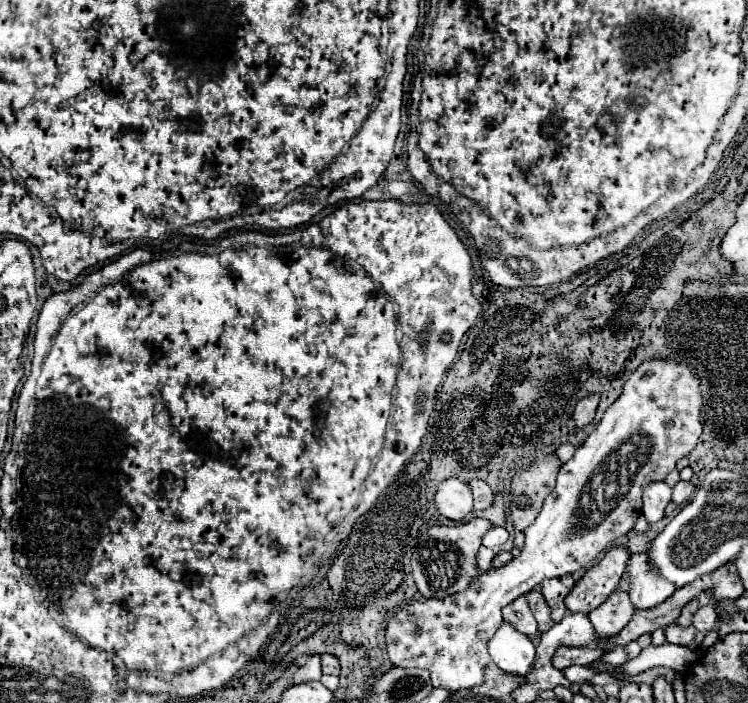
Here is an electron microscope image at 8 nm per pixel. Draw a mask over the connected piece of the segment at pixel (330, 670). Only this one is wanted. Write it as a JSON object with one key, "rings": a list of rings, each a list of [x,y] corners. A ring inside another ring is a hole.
{"rings":[[[322,655],[322,671],[326,675],[340,675],[340,661],[334,655]]]}

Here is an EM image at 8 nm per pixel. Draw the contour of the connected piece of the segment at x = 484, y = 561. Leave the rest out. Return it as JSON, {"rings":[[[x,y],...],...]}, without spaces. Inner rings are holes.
{"rings":[[[482,547],[480,551],[478,551],[478,567],[482,567],[482,571],[486,571],[490,565],[492,565],[492,559],[496,557],[496,553],[492,551],[492,549],[488,549],[488,547]]]}

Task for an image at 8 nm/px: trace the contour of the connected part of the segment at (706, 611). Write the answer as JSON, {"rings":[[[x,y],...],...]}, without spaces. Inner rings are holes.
{"rings":[[[706,605],[706,607],[702,607],[702,609],[694,615],[692,623],[694,623],[694,627],[696,627],[698,631],[702,631],[702,633],[710,633],[710,631],[716,629],[718,615],[716,615],[716,611],[714,611],[712,605]]]}

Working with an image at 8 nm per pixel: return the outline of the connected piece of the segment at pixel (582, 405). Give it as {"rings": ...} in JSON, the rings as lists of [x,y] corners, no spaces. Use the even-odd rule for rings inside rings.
{"rings":[[[588,395],[588,397],[578,401],[578,405],[576,405],[574,413],[572,413],[572,419],[574,419],[578,429],[584,429],[586,425],[592,423],[596,407],[598,407],[598,397],[594,397],[594,395]]]}

